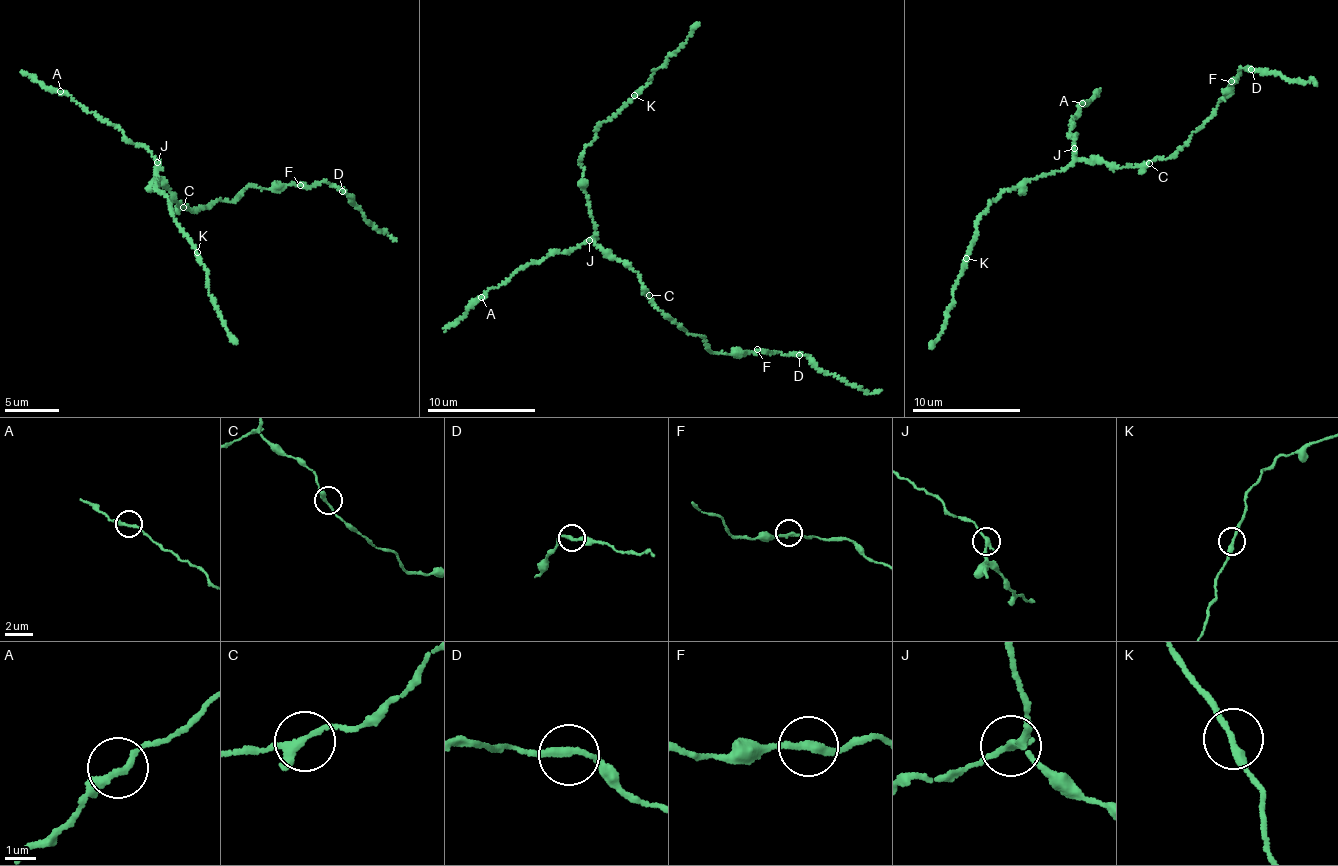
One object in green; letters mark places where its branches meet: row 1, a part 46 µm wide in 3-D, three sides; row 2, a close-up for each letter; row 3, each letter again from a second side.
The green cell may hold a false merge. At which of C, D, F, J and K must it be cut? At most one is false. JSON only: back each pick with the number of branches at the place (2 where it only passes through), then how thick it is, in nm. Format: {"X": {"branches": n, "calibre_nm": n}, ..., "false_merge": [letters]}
{"J": {"branches": 3, "calibre_nm": 190}, "false_merge": ["J"]}

